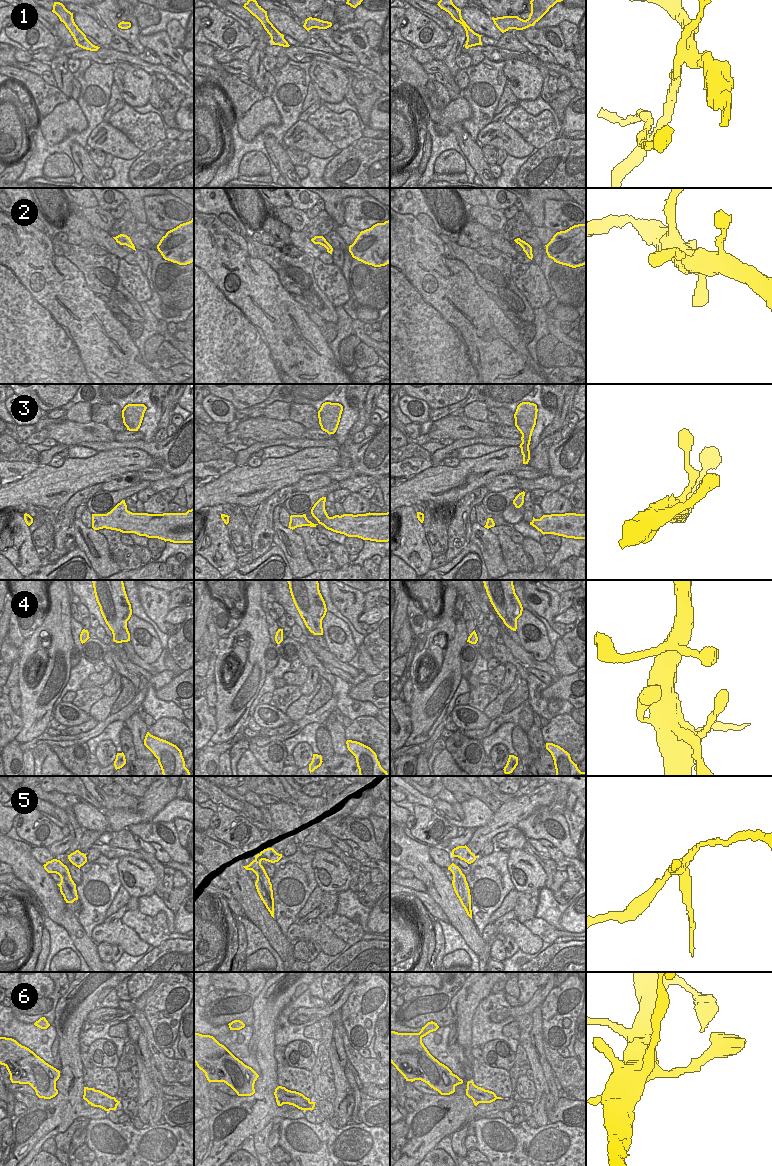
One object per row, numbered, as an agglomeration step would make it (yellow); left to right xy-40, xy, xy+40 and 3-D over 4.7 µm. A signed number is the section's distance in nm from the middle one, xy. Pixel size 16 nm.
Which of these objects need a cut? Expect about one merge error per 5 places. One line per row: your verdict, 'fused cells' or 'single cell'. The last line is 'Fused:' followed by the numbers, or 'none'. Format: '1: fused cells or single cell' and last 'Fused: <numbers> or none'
1: fused cells
2: single cell
3: single cell
4: single cell
5: fused cells
6: fused cells
Fused: 1, 5, 6

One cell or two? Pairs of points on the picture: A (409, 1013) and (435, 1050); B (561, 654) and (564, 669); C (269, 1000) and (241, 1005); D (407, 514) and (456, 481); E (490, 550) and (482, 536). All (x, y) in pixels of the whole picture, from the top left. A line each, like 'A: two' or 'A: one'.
A: two
B: one
C: two
D: two
E: one

